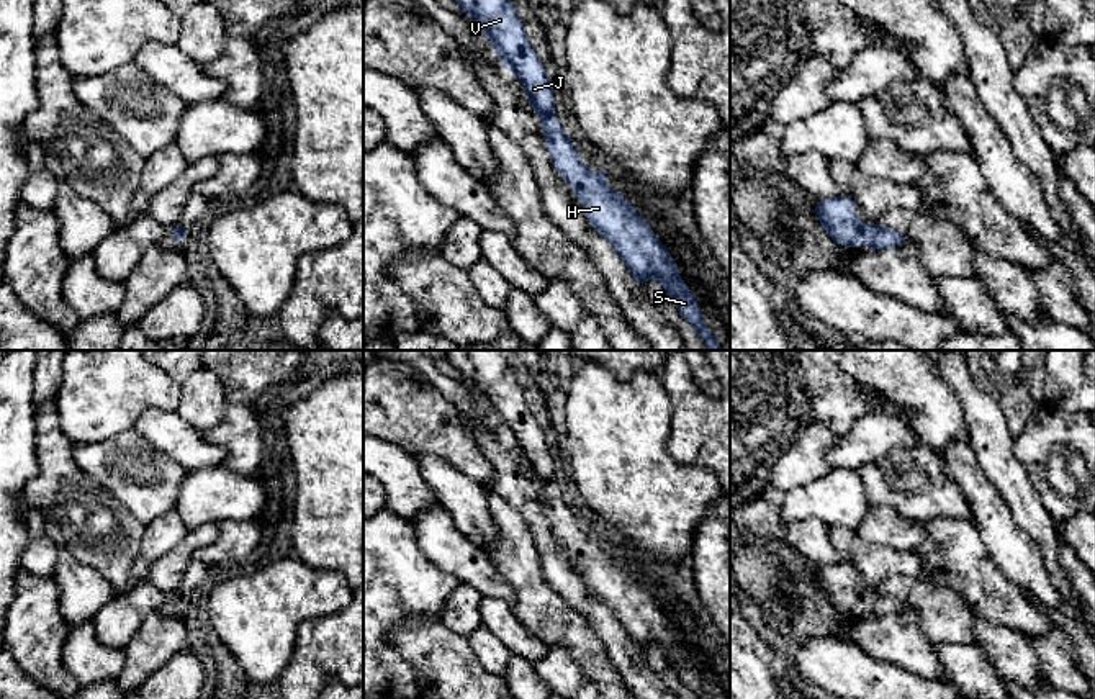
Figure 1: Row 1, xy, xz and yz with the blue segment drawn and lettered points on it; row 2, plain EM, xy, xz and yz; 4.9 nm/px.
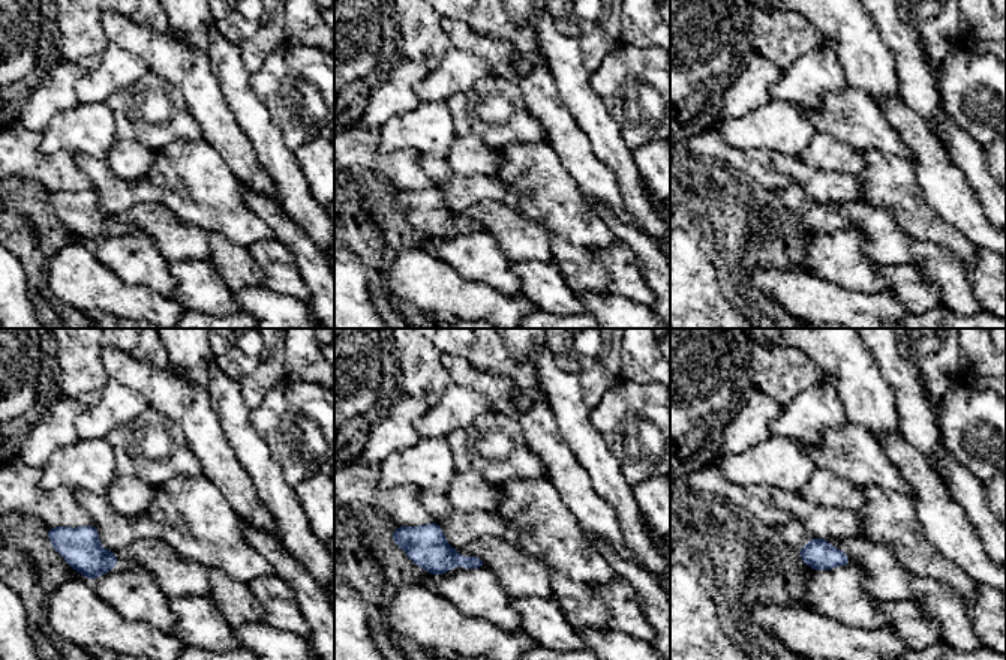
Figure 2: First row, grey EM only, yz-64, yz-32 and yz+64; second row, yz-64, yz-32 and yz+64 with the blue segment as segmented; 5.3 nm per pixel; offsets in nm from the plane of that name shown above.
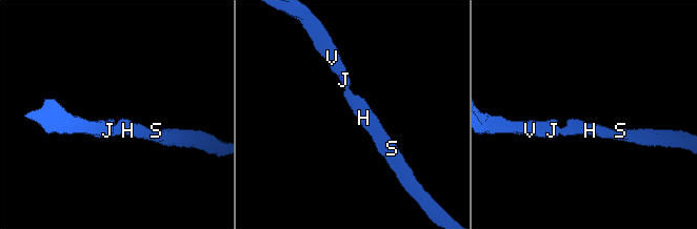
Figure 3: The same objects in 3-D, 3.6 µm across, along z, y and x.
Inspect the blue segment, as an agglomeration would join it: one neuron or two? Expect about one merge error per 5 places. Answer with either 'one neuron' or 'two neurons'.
one neuron

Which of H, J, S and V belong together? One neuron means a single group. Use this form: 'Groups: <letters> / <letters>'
Groups: H J S V

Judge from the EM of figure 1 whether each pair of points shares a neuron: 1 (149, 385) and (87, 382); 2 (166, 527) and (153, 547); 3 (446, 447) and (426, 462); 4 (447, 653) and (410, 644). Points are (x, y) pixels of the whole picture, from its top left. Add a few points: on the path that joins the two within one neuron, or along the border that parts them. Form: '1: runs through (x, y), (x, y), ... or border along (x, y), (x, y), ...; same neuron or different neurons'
1: runs through (135, 383), (102, 382); same neuron
2: runs through (164, 532), (156, 542); same neuron
3: border along (416, 455), (434, 454), (450, 462), (467, 477); different neurons
4: runs through (437, 653), (429, 645), (419, 644); same neuron

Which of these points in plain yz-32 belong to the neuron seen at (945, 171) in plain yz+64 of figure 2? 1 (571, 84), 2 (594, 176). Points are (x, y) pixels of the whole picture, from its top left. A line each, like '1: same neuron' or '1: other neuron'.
1: other neuron
2: same neuron

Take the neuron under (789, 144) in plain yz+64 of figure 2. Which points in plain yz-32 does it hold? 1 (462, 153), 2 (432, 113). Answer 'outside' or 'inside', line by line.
1: outside
2: inside

